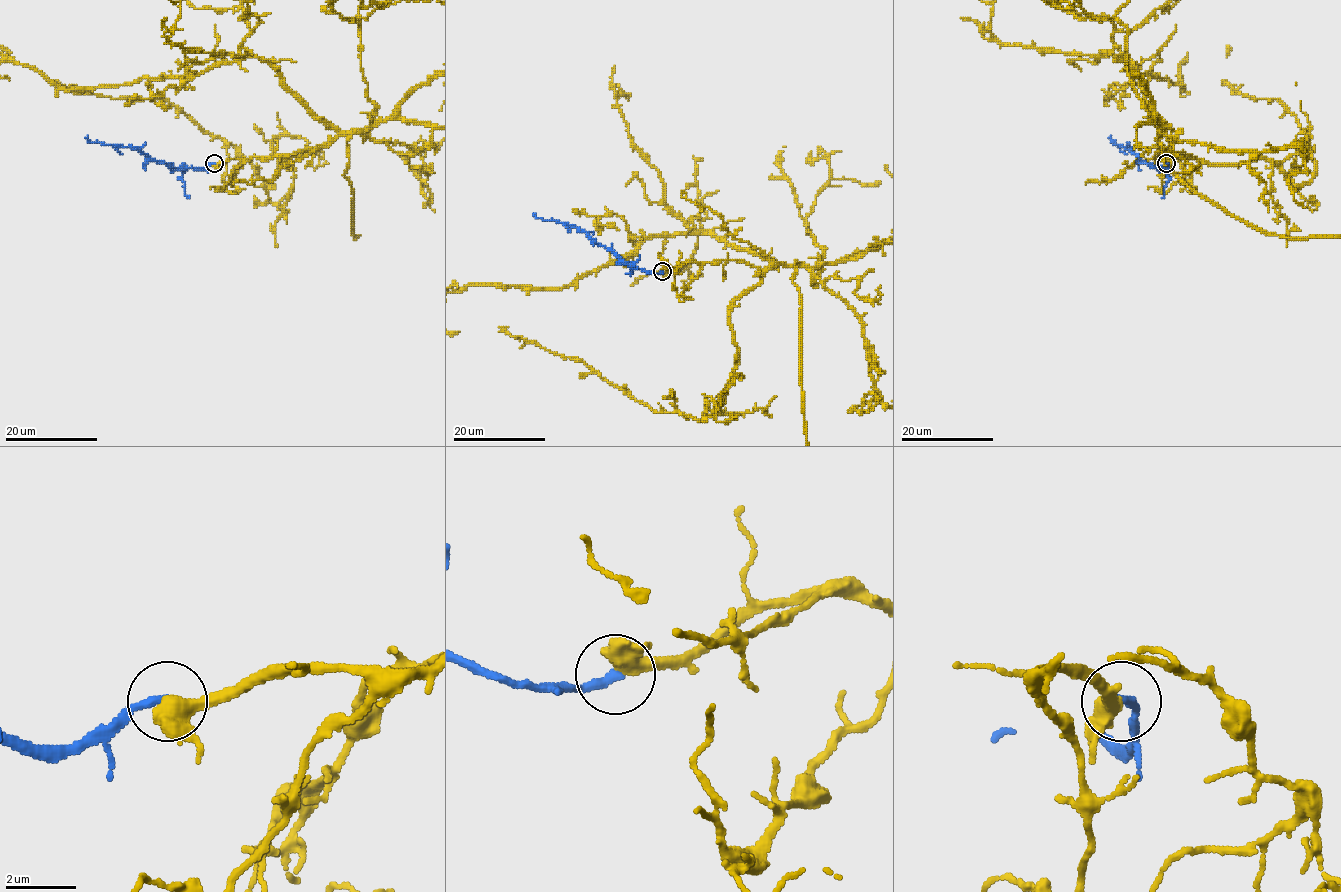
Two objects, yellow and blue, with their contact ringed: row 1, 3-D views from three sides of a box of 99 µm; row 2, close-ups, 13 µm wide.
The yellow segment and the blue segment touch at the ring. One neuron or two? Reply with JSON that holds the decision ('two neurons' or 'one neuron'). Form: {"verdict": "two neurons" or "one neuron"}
{"verdict": "one neuron"}

